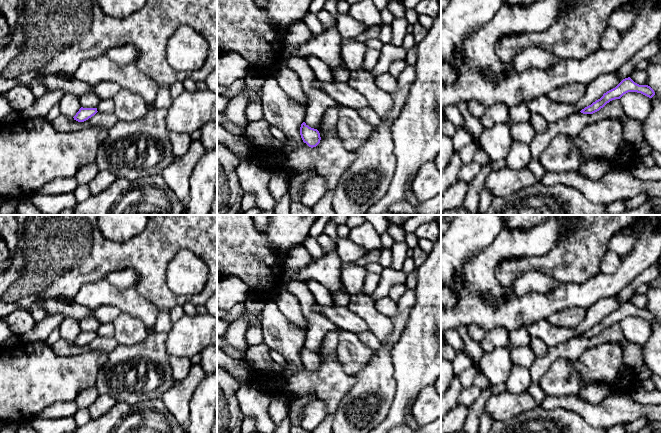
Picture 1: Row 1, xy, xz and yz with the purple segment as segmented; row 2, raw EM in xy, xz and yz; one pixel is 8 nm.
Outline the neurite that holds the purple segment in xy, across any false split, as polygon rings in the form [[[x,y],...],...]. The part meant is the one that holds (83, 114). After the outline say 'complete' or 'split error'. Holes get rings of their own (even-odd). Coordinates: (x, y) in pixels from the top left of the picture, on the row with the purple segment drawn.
[[[81,107],[76,115],[73,117],[78,122],[84,122],[97,113],[97,108],[83,108]]] | complete

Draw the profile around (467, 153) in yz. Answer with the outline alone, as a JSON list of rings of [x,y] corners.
[[[472,142],[464,146],[459,152],[462,163],[472,162],[477,148],[478,147]]]

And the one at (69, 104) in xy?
[[[68,93],[59,100],[60,114],[73,118],[81,108],[80,98]]]

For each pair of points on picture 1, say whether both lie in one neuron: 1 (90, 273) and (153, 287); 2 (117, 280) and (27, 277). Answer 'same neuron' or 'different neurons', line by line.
1: same neuron
2: different neurons

